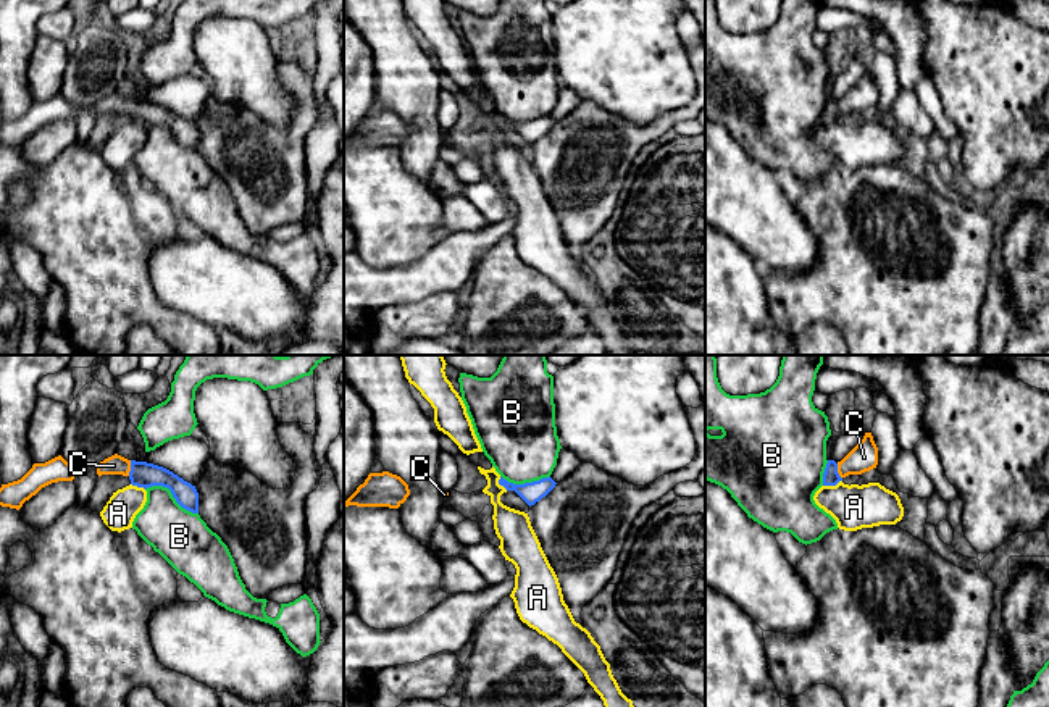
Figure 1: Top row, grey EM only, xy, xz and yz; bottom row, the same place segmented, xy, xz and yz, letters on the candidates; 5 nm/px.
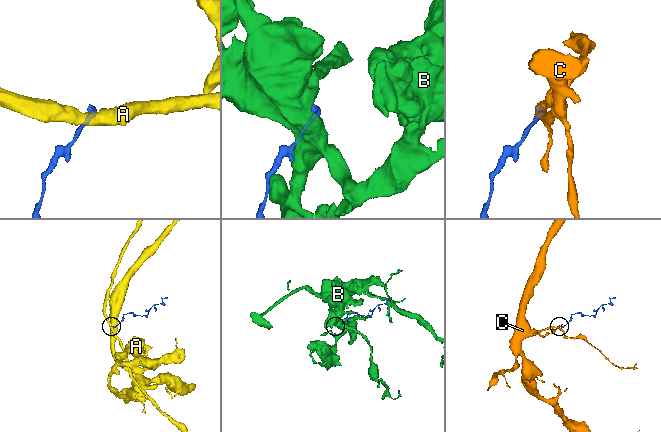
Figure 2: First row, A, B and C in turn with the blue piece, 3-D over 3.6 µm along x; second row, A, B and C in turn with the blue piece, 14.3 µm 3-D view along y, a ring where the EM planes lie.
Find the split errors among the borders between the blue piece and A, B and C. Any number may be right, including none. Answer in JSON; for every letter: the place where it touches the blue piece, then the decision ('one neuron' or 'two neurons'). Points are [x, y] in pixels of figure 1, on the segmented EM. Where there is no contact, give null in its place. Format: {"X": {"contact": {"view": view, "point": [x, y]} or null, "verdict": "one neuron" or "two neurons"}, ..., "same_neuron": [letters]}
{"A": {"contact": {"view": "yz", "point": [831, 485]}, "verdict": "two neurons"}, "B": {"contact": {"view": "xy", "point": [171, 493]}, "verdict": "two neurons"}, "C": {"contact": {"view": "xy", "point": [131, 468]}, "verdict": "one neuron"}, "same_neuron": ["C"]}

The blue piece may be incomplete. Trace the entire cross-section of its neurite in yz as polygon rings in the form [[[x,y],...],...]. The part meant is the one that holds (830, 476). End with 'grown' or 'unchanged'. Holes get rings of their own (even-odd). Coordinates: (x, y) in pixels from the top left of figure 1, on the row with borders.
[[[865,433],[863,439],[841,460],[828,460],[823,473],[823,486],[836,486],[849,475],[862,475],[876,468],[878,447],[871,433]]]; grown

